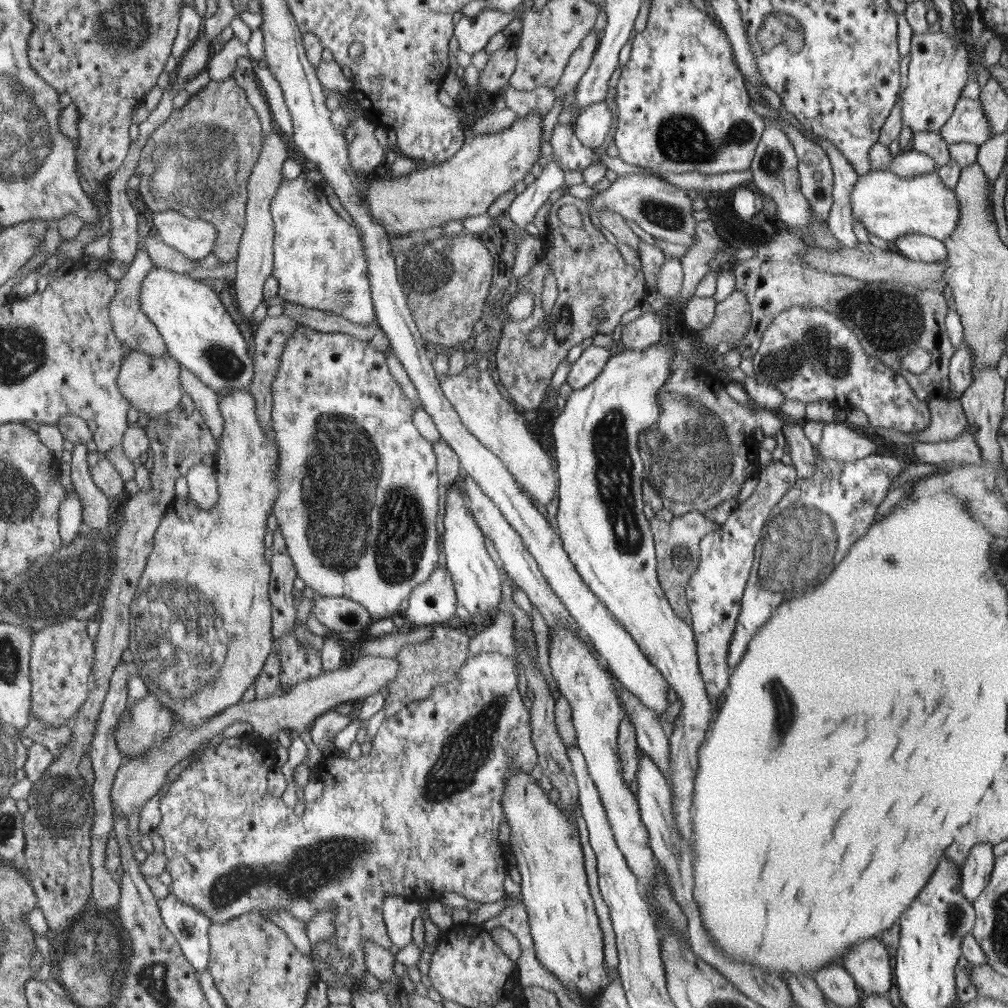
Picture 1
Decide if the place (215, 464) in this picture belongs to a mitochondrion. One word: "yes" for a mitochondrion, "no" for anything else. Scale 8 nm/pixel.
no

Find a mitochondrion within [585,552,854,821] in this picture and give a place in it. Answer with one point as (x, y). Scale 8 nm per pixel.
(782, 701)

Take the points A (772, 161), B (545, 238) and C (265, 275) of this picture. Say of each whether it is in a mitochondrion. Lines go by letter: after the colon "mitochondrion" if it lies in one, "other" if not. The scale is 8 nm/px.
A: mitochondrion
B: other
C: other

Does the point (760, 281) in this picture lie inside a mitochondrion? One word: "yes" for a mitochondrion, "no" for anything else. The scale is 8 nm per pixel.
no

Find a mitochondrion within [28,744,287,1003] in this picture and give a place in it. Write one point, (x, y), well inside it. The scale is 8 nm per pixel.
(98, 953)

